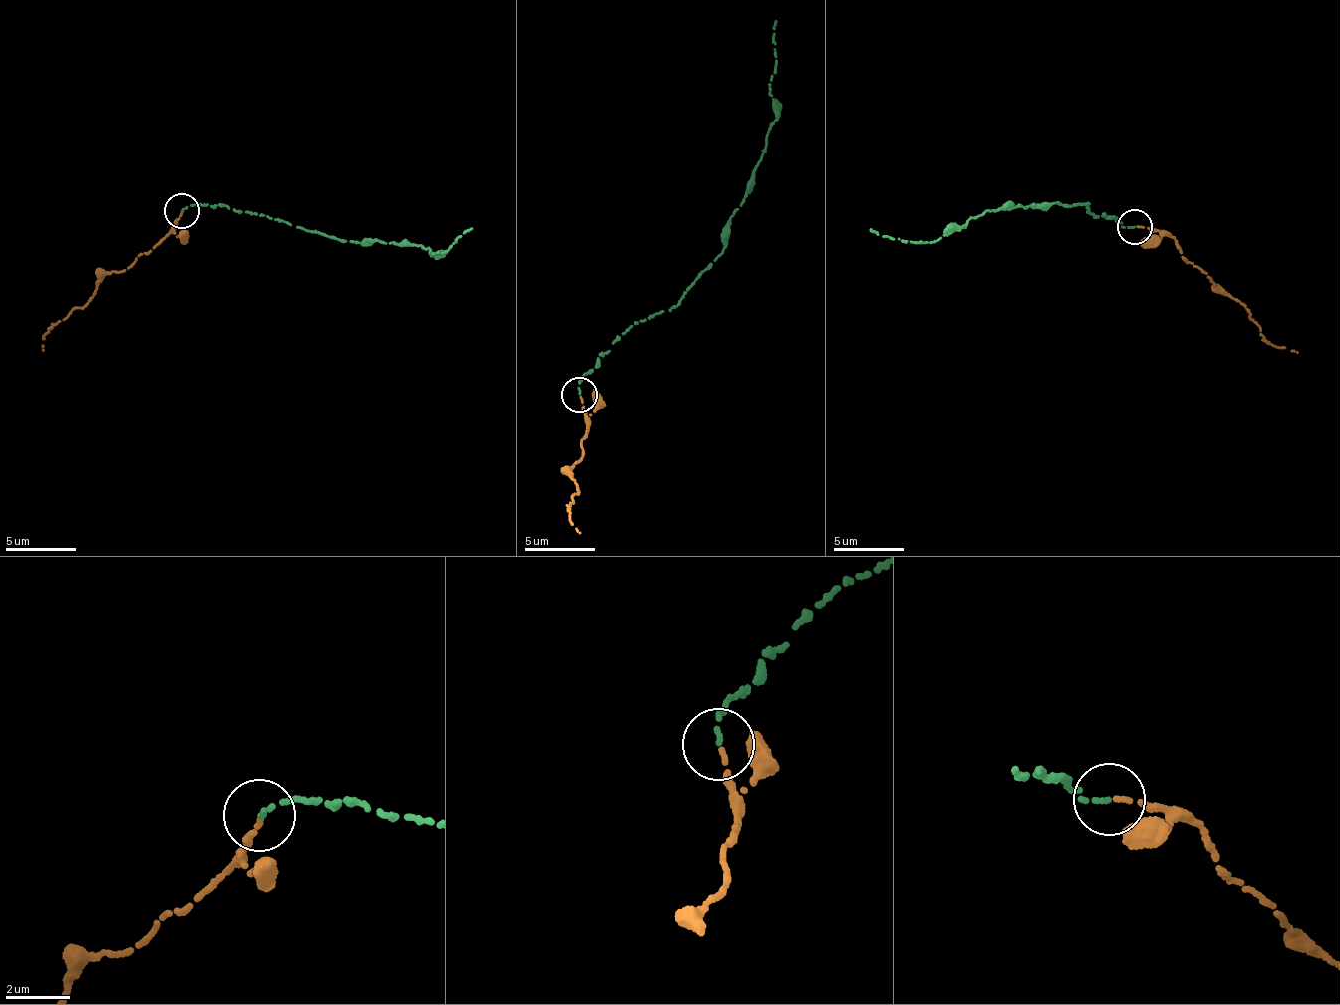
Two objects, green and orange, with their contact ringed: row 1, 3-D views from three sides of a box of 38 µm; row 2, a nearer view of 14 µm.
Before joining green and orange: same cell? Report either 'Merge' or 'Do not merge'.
Merge

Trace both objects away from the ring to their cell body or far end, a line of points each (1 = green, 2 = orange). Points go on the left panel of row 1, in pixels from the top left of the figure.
1: (180, 210), (196, 203), (236, 209), (362, 243), (419, 244), (439, 252), (433, 254), (455, 243), (472, 228)
2: (183, 211), (148, 250), (100, 281), (90, 300), (54, 325), (42, 349)

